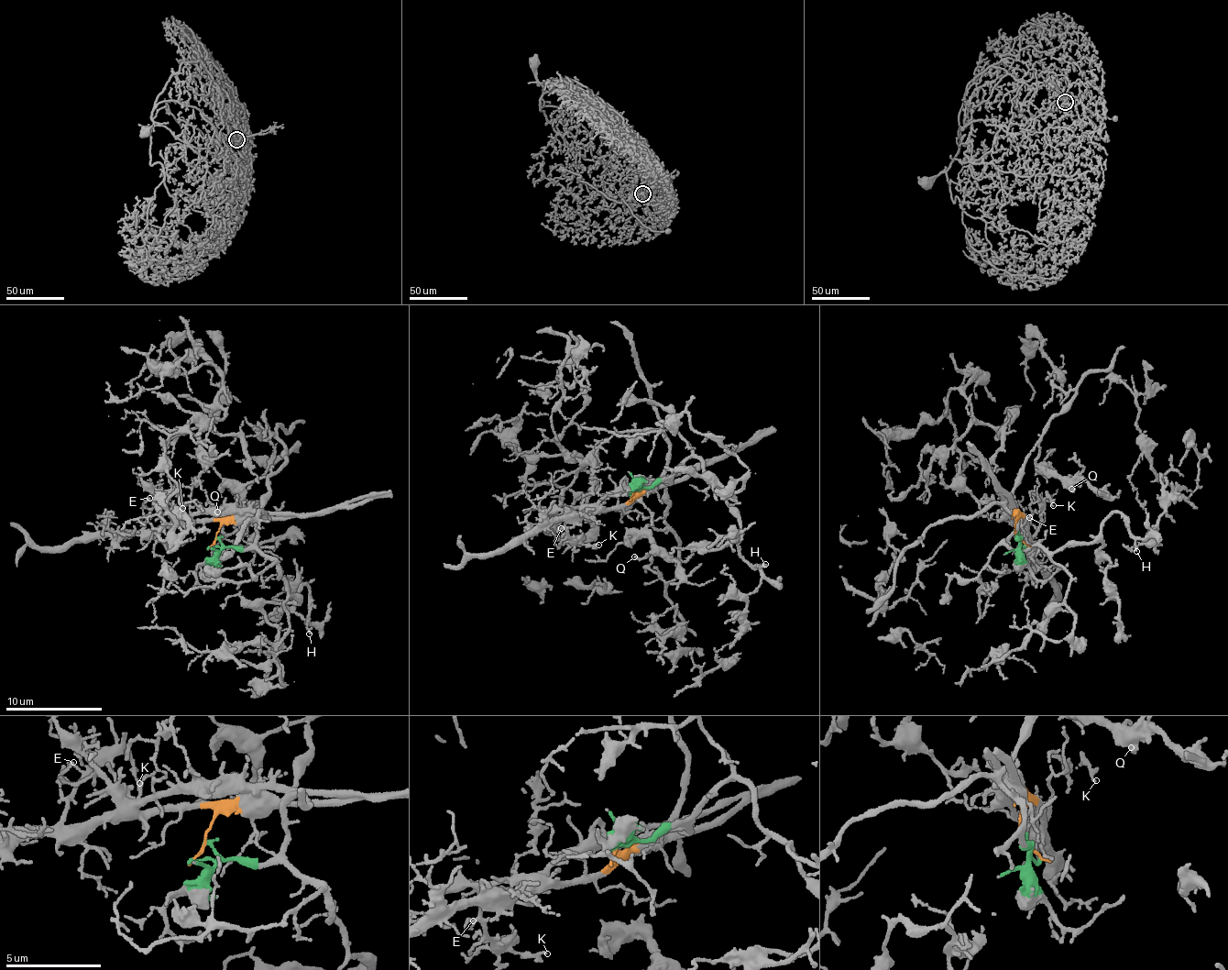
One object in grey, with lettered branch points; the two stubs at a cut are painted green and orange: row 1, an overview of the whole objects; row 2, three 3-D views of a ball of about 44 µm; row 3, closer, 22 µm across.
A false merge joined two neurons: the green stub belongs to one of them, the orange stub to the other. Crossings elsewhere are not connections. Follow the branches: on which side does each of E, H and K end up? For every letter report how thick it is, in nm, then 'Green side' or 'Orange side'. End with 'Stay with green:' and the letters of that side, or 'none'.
E: Thickness 130 nm. Orange side
H: Thickness 170 nm. Green side
K: Thickness 190 nm. Orange side
Stay with green: H

